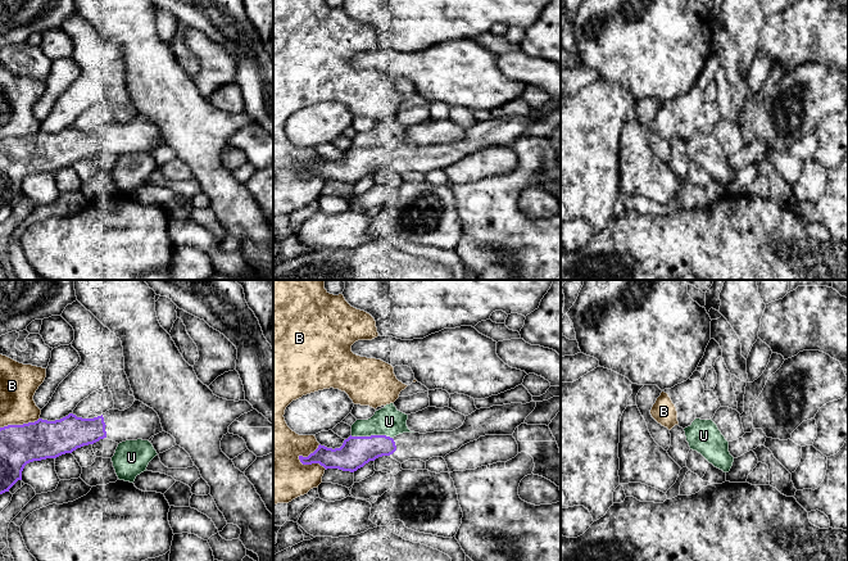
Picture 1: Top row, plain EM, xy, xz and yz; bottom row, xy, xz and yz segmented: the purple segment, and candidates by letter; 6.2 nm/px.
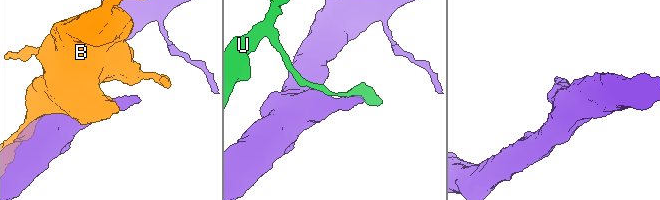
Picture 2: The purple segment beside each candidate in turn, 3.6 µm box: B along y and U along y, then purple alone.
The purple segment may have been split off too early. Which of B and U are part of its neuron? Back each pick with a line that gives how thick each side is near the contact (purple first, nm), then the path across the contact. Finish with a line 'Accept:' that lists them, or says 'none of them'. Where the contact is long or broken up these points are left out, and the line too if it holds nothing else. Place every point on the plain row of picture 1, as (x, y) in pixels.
Accept: none of them

